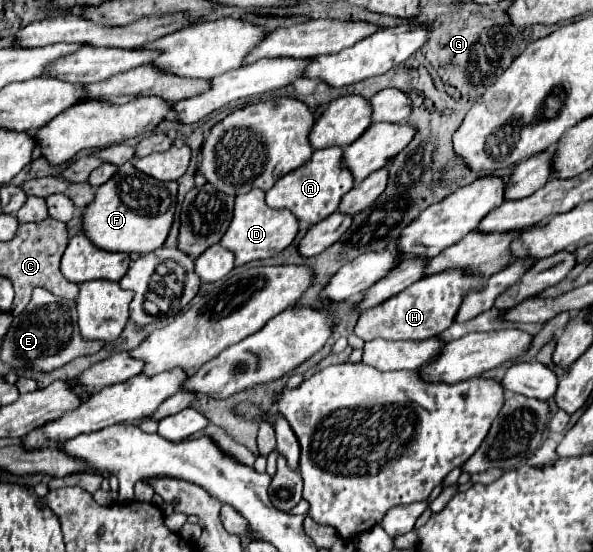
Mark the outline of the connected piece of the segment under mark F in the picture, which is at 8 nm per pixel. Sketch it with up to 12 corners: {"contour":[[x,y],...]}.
{"contour":[[119,167],[95,189],[81,231],[105,251],[167,239],[177,183]]}

